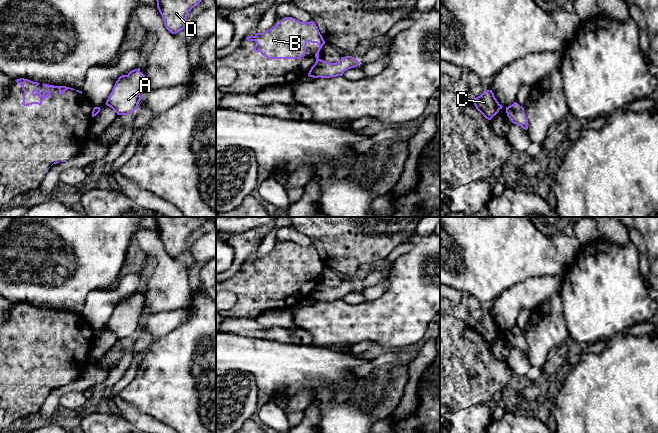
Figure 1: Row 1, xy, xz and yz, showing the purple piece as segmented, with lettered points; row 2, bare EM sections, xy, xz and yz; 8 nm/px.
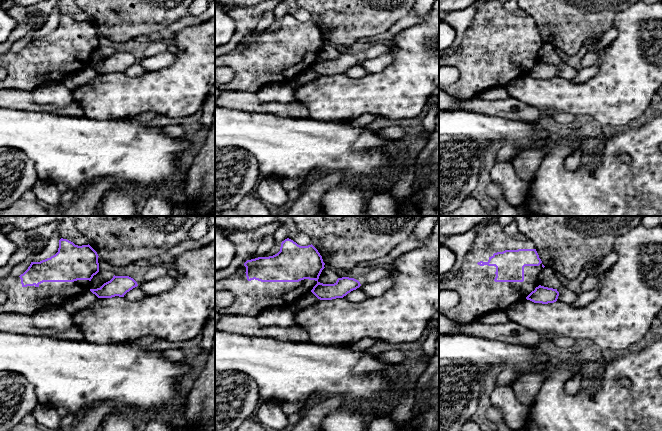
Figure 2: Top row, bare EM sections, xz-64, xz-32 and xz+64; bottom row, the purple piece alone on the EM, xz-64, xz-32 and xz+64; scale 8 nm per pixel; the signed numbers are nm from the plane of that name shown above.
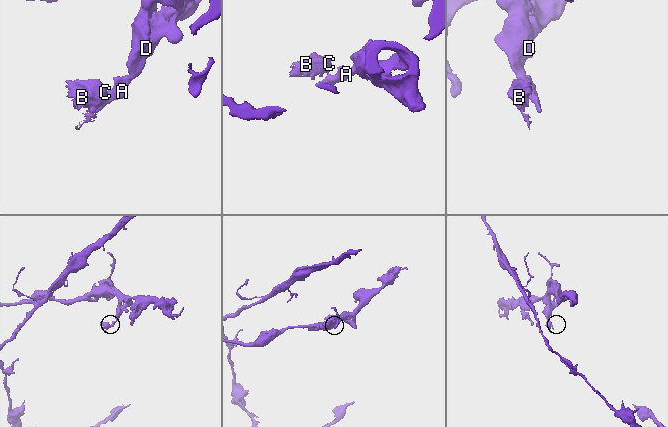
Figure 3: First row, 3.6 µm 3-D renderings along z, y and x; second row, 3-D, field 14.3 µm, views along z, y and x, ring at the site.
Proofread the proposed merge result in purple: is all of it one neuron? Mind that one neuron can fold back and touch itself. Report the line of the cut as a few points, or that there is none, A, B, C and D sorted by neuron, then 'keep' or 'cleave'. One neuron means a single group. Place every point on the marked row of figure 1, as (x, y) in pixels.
xz (318, 58), (316, 61) | A D / B C | cleave

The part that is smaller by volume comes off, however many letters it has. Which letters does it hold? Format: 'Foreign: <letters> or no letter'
Foreign: B, C

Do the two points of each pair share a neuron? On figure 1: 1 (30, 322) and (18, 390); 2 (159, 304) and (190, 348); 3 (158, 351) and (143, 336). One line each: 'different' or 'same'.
1: same
2: different
3: different

